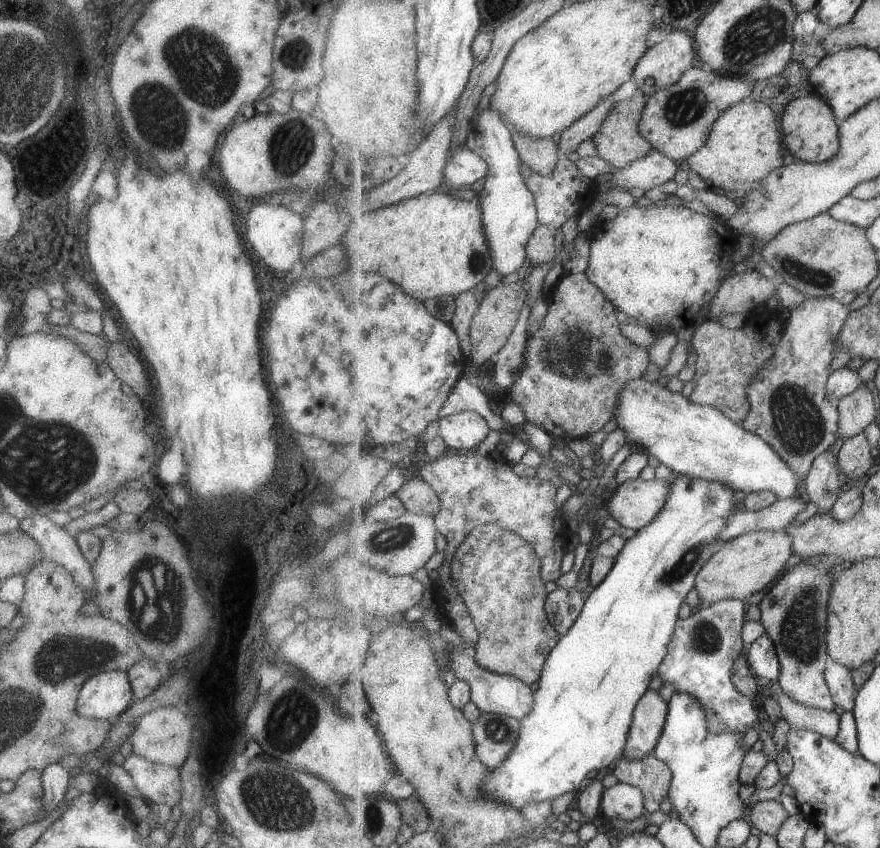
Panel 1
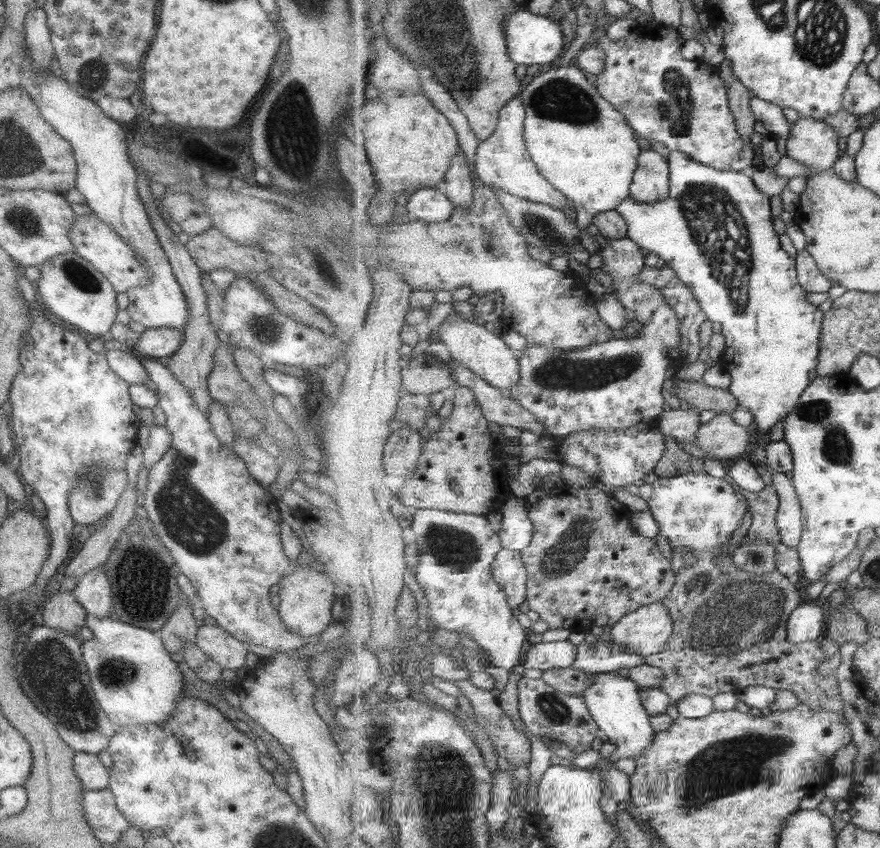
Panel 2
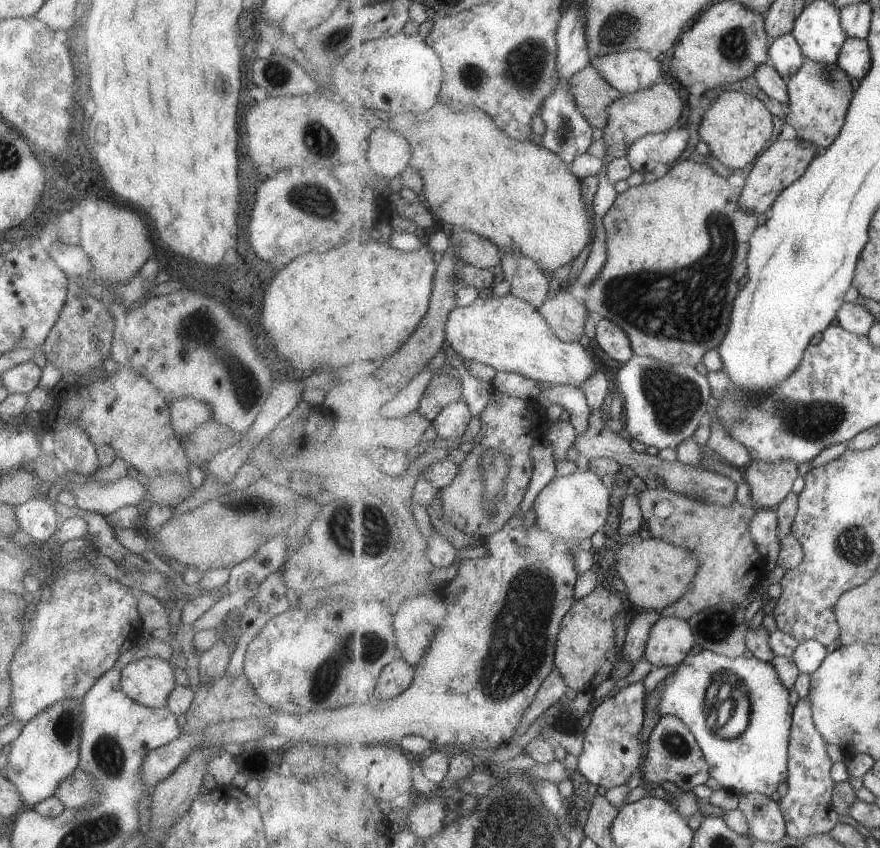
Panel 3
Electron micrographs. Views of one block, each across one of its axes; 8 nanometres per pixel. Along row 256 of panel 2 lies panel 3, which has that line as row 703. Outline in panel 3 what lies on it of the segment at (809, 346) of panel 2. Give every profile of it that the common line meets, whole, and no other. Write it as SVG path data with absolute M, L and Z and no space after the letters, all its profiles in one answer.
M703 649L700 653L689 655L683 663L678 665L677 669L663 680L663 684L661 684L659 692L660 716L677 715L681 720L684 720L689 725L689 728L693 731L693 734L698 740L699 746L701 746L705 753L707 762L710 764L711 776L717 780L722 787L728 788L733 792L738 792L741 795L745 793L761 793L769 797L773 792L777 792L777 788L779 788L783 782L788 782L790 775L790 740L795 707L791 704L791 700L789 700L789 688L781 682L774 662L762 661L757 657L745 658L744 655L733 658Z

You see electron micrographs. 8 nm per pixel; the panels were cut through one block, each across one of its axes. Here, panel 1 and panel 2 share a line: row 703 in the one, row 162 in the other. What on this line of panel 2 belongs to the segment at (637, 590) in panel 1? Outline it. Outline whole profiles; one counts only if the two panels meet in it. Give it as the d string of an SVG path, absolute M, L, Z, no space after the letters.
M577 64L555 65L545 70L541 70L543 76L535 74L539 78L519 95L527 113L525 142L539 172L574 204L583 247L591 255L597 255L602 246L587 234L587 226L594 225L597 214L616 210L630 198L641 144L625 115L603 98Z

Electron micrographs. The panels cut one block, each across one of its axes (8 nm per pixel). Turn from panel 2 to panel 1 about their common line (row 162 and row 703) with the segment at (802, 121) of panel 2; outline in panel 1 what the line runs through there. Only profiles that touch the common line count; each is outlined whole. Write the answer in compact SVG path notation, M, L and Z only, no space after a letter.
M815 555L802 559L790 568L764 595L759 603L761 621L767 634L774 640L781 663L779 684L793 700L803 704L833 711L837 708L828 681L825 678L828 665L831 662L828 651L828 602L829 592L835 584L836 575L831 576L829 570L833 564L833 556Z

